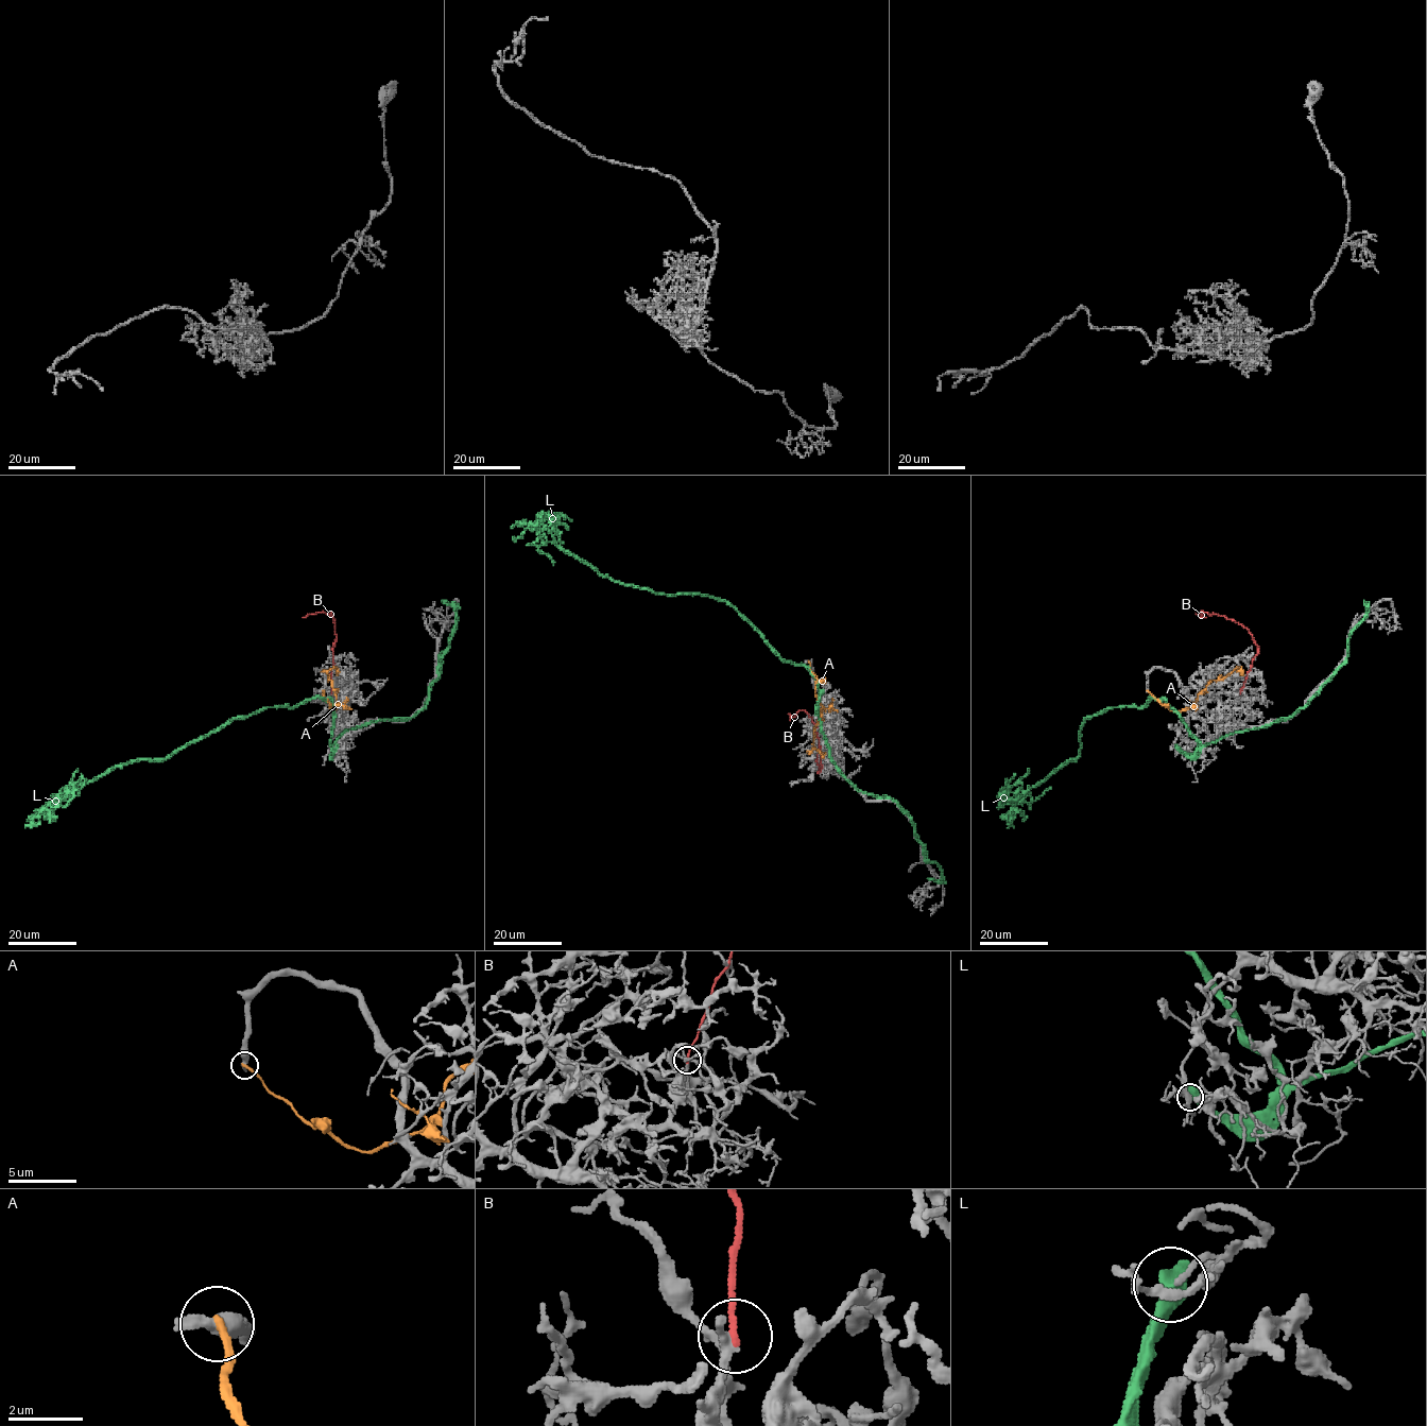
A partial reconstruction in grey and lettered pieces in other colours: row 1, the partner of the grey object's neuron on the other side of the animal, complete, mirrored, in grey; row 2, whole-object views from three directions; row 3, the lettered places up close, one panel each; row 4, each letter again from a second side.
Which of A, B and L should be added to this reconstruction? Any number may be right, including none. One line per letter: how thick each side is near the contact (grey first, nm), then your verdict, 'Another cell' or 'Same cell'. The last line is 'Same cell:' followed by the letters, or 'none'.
A: Thickness 550 nm (grey) against 200 nm. Another cell
B: Thickness 300 nm (grey) against 160 nm. Another cell
L: Thickness 140 nm (grey) against 480 nm. Another cell
Same cell: none

